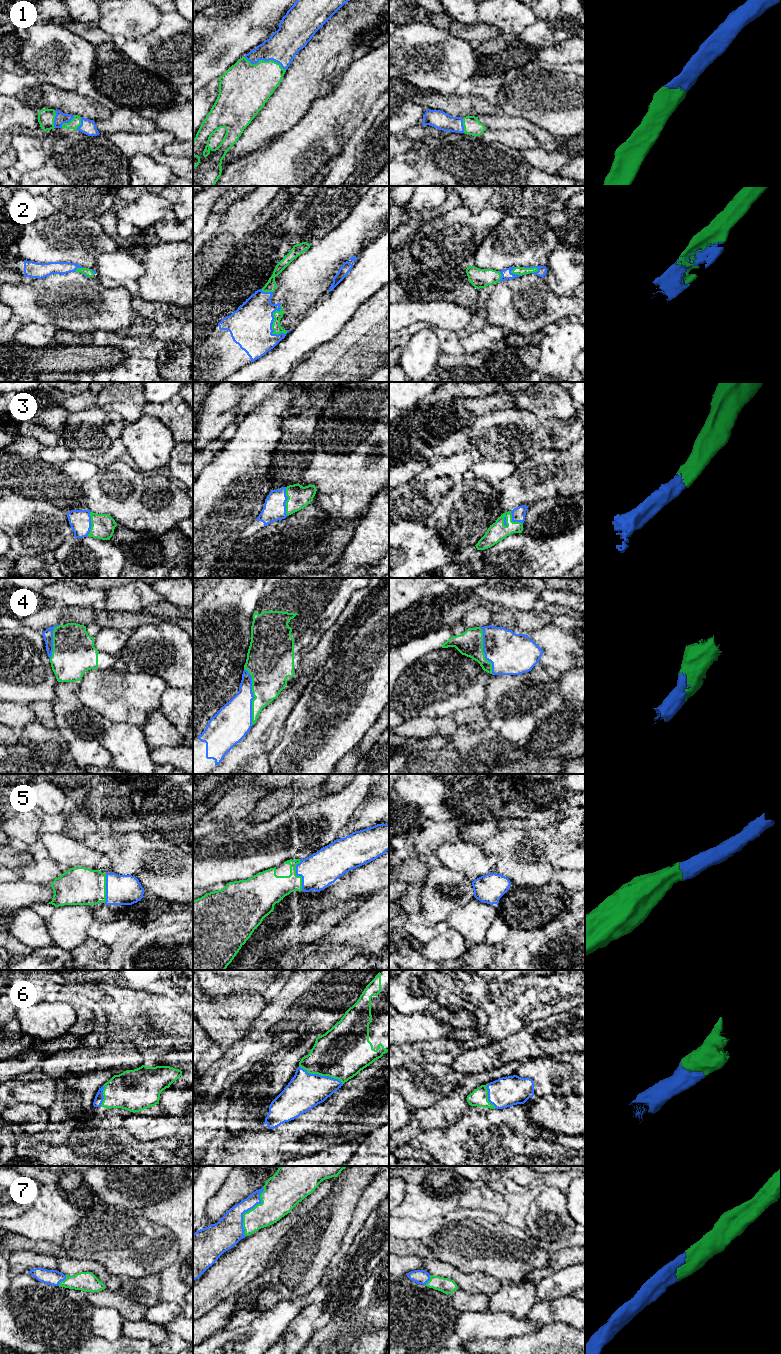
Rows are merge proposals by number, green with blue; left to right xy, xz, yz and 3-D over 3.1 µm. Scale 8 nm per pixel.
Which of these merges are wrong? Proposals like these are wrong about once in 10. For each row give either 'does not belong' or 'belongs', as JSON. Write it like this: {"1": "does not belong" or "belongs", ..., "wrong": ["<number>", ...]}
{"1": "belongs", "2": "belongs", "3": "belongs", "4": "belongs", "5": "belongs", "6": "belongs", "7": "belongs", "wrong": []}

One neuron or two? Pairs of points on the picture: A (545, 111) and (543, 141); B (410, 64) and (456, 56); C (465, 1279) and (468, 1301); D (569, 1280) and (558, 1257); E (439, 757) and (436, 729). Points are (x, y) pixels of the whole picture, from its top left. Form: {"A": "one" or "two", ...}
{"A": "two", "B": "one", "C": "two", "D": "two", "E": "two"}

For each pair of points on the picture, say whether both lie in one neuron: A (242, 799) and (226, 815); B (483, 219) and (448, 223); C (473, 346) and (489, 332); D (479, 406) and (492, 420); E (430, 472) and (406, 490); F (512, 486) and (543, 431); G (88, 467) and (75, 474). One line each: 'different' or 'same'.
A: same
B: same
C: same
D: different
E: different
F: different
G: same

